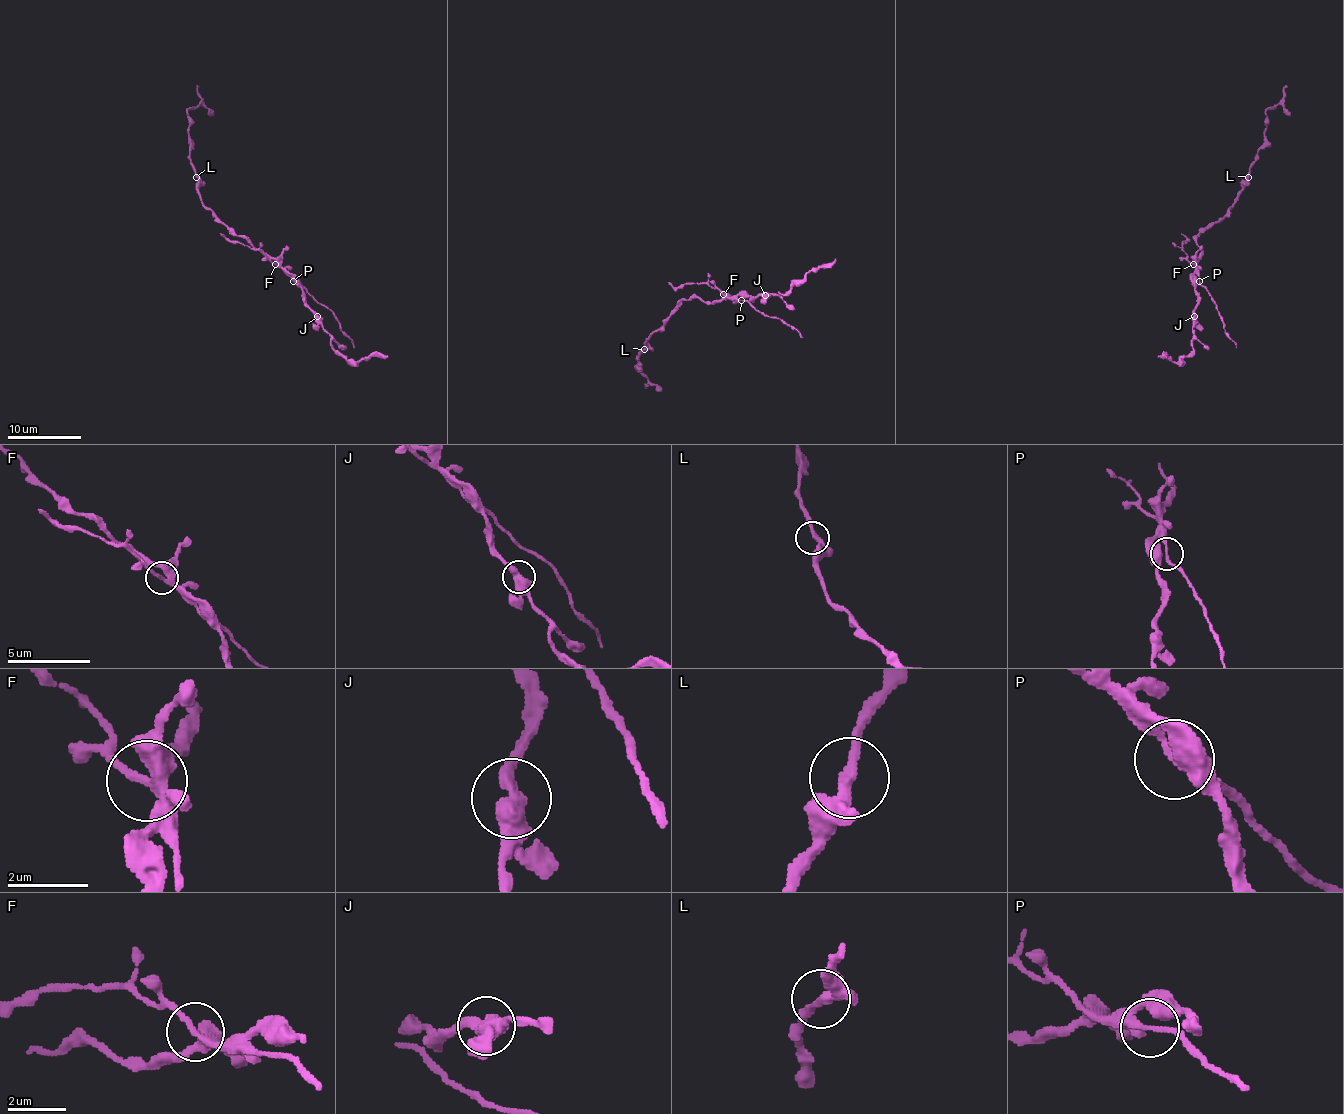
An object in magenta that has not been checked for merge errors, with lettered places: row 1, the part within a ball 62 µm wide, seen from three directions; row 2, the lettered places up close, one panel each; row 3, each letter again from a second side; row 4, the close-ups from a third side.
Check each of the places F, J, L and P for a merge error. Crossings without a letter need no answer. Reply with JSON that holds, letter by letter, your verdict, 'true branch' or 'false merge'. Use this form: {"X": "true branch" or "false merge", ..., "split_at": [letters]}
{"F": "false merge", "J": "true branch", "L": "true branch", "P": "false merge", "split_at": ["F", "P"]}

